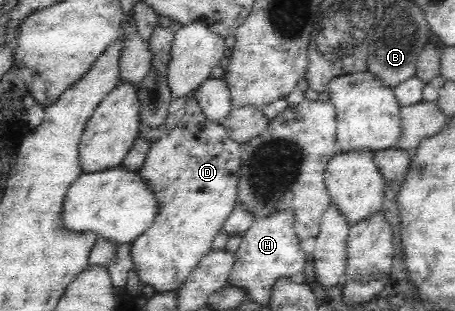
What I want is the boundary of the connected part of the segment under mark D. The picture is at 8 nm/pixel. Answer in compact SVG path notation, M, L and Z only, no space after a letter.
M195 97L188 99L183 119L180 125L153 142L144 165L139 169L139 175L147 181L159 201L159 212L152 227L132 242L132 259L140 281L152 285L158 293L176 290L185 282L200 260L212 250L214 238L237 205L242 144L228 135L221 121L208 119Z

